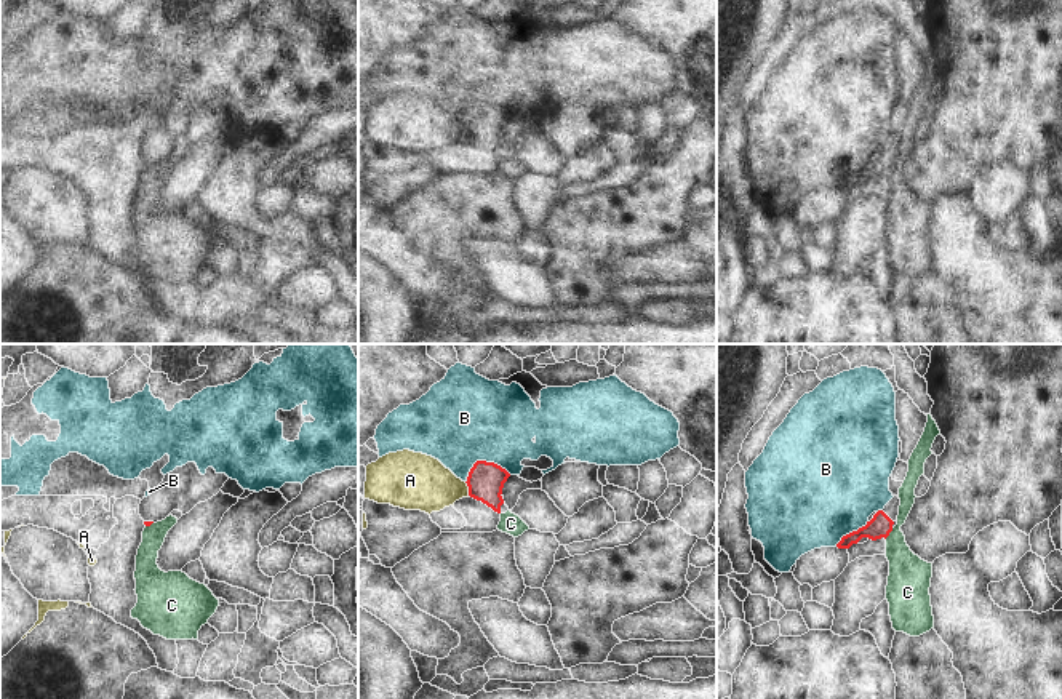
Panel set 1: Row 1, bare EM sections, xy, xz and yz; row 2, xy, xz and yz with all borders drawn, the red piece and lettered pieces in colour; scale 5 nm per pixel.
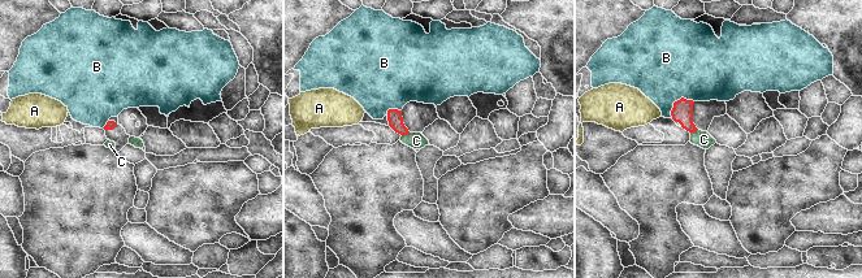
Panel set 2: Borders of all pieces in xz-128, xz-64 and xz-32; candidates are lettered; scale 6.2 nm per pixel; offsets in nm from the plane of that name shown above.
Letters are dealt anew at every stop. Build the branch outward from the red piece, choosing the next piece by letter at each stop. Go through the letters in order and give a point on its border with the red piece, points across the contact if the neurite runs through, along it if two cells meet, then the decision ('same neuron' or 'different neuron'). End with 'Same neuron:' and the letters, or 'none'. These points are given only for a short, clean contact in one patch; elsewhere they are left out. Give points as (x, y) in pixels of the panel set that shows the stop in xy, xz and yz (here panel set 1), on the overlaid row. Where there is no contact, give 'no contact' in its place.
A: xz (469, 488) | along xz (464, 482), (469, 495) | different neuron
B: xz (483, 461) | different neuron
C: yz (890, 531) | along yz (893, 528), (885, 538) | different neuron
Same neuron: none

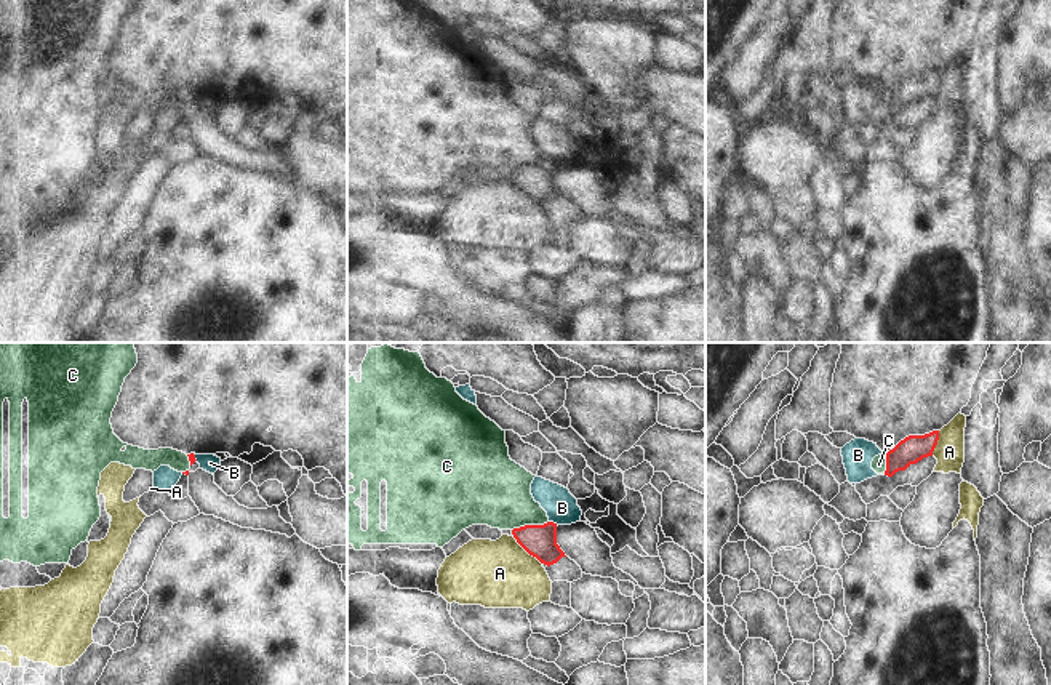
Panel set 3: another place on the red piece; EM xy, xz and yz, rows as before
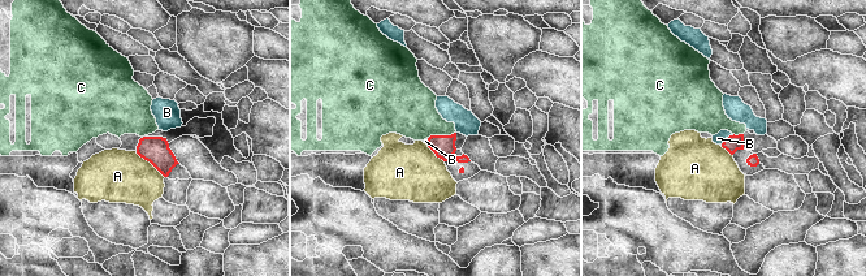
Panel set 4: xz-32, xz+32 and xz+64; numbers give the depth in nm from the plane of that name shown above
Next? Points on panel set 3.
A: xz (527, 551) | along xz (512, 536), (541, 564) | different neuron
B: xz (552, 522) | across xz (539, 541), (552, 522), (562, 508) | same neuron
C: xz (530, 525) | along xz (547, 520), (543, 524), (525, 524), (512, 530) | different neuron
Same neuron: B

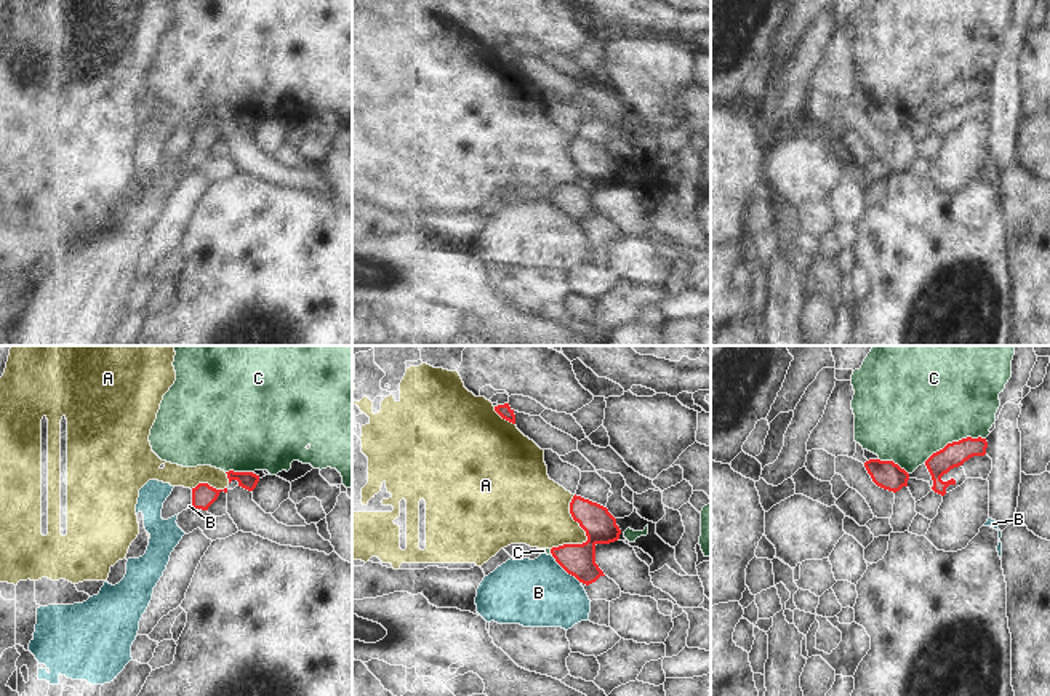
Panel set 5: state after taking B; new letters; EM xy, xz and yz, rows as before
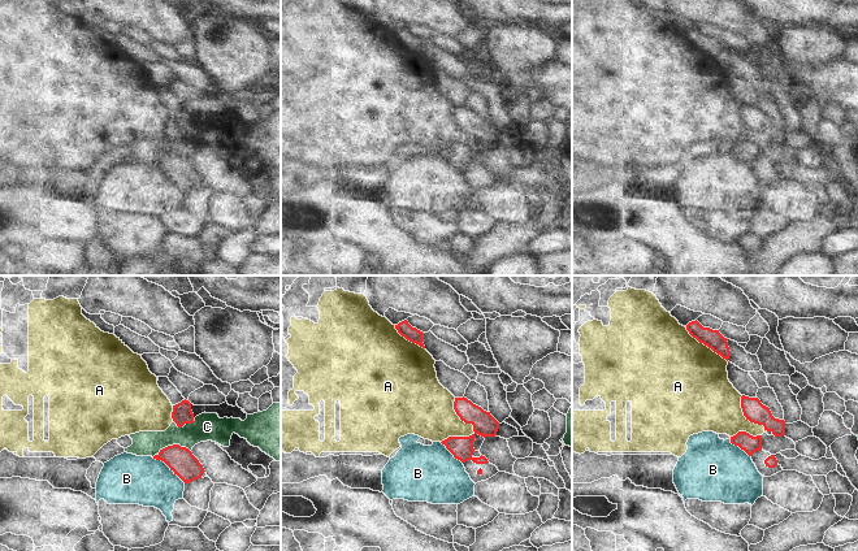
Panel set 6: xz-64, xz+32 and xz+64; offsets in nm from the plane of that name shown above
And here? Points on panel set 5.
A: xz (586, 535) | different neuron
B: xz (565, 570) | along xz (551, 556), (580, 583) | different neuron
C: yz (954, 442) | different neuron
Same neuron: none

